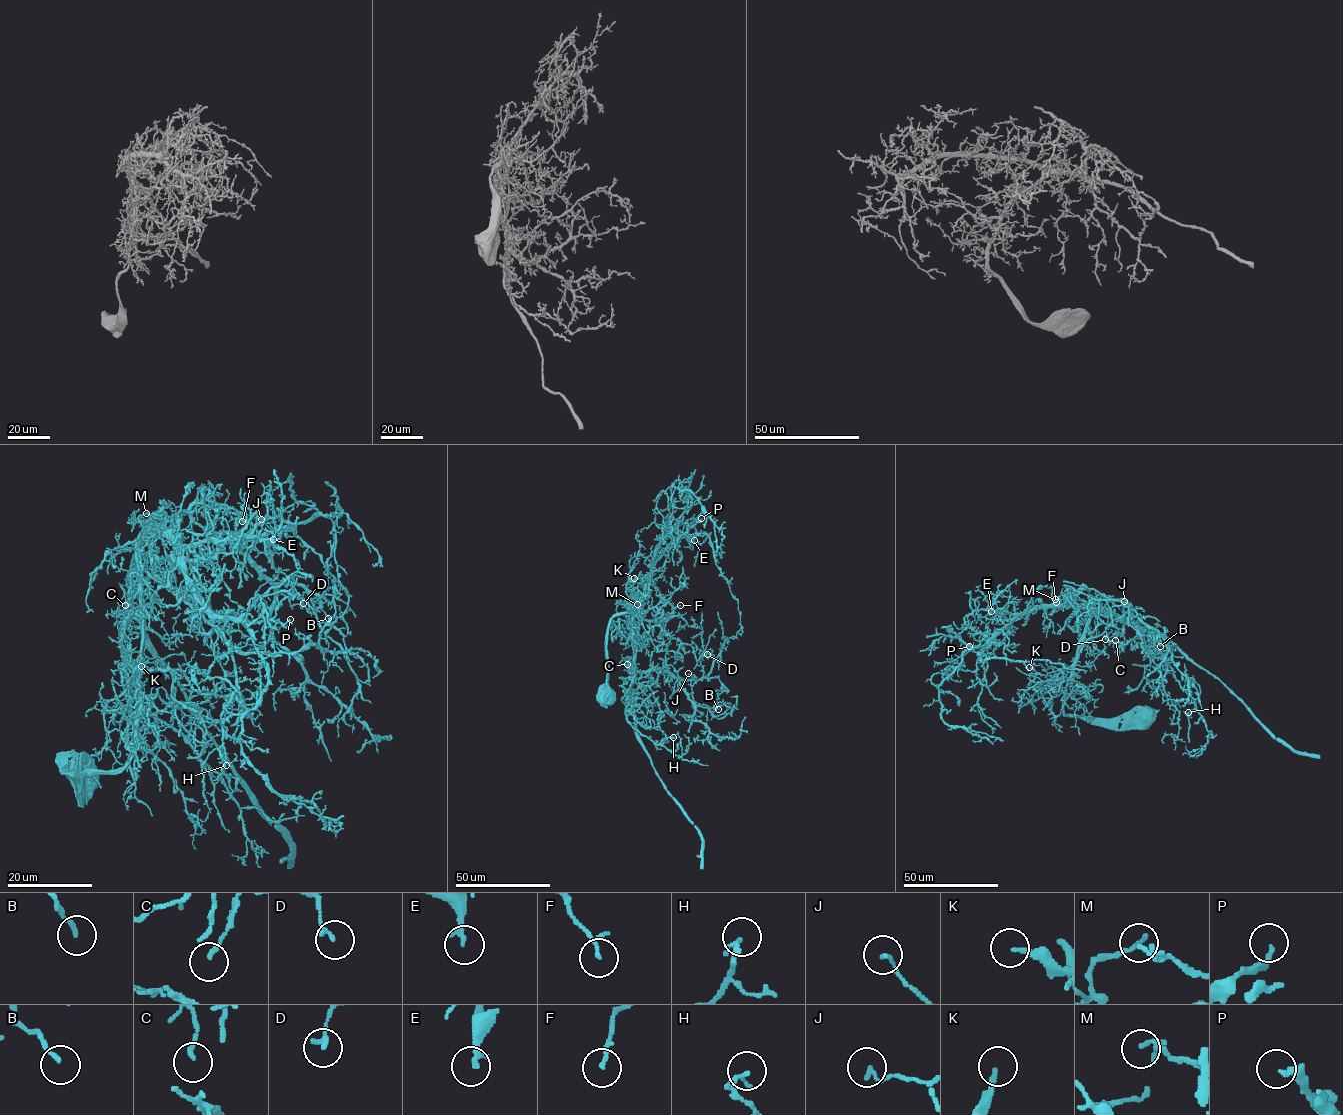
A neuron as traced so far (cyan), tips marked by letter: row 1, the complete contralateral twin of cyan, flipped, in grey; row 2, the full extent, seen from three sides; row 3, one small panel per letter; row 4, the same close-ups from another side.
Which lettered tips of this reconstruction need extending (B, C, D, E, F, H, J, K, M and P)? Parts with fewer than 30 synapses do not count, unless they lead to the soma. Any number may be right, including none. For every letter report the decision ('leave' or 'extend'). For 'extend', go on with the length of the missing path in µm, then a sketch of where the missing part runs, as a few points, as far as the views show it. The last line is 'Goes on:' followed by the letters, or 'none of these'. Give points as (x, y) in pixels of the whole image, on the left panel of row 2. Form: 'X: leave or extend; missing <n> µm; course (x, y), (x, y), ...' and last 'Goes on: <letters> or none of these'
B: leave
C: leave
D: leave
E: leave
F: leave
H: leave
J: leave
K: extend; missing 8 µm
M: leave
P: leave
Goes on: K

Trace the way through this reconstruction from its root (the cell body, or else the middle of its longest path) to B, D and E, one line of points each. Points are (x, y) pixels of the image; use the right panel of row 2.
B: (1146, 716), (1065, 715), (1065, 685), (1095, 612), (1115, 613), (1121, 620), (1129, 612), (1158, 631), (1160, 646)
D: (1146, 716), (1064, 714), (1065, 685), (1089, 616), (1073, 598), (1110, 625), (1105, 639)
E: (1146, 716), (1064, 714), (1086, 608), (1009, 613), (990, 611), (990, 603), (991, 611)

